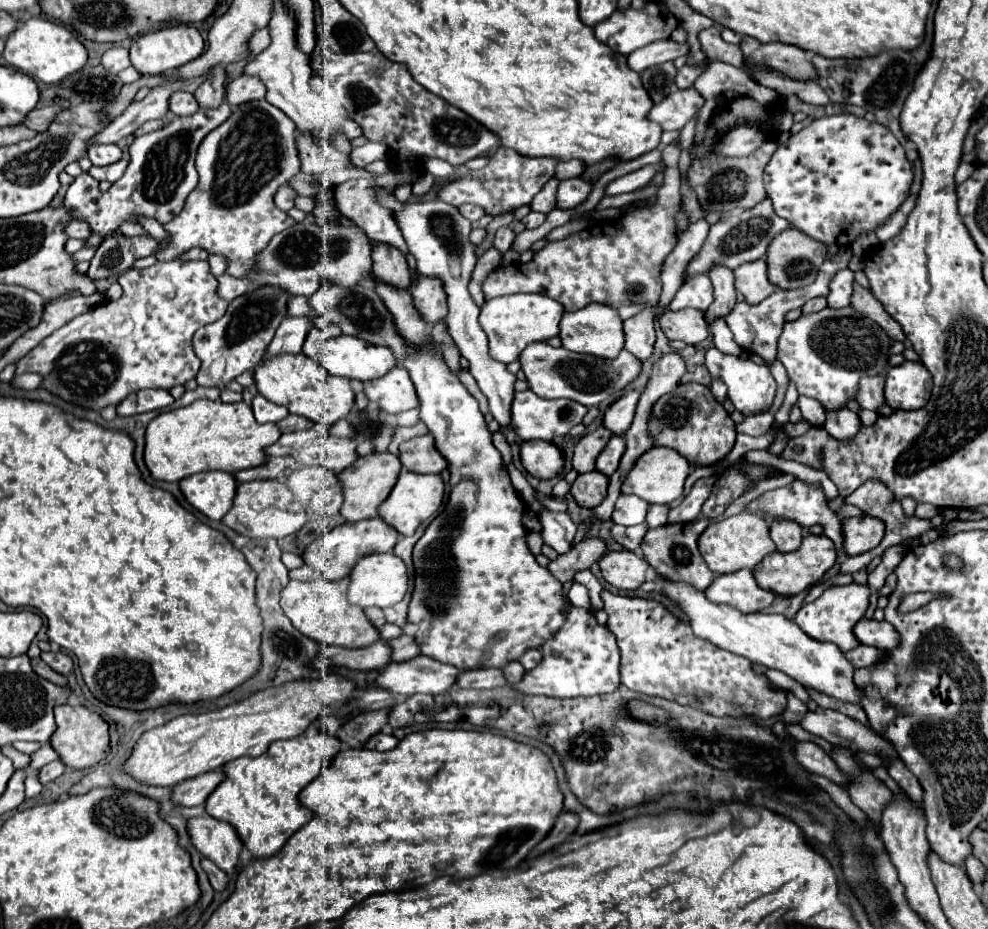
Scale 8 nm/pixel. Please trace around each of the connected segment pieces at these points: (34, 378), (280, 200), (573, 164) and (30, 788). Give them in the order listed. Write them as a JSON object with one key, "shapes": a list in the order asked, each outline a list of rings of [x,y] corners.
{"shapes":[[[[29,373],[29,375],[15,377],[13,381],[15,381],[15,385],[21,387],[21,389],[37,389],[37,387],[43,383],[41,379],[43,379],[43,377],[39,377],[39,375],[35,375],[35,373]]],[[[283,185],[283,187],[279,187],[279,191],[275,193],[275,205],[281,209],[281,211],[289,211],[289,209],[293,209],[293,201],[295,201],[295,197],[297,197],[297,193],[289,187],[289,185]]],[[[573,159],[573,161],[563,161],[563,163],[559,163],[559,171],[555,171],[555,177],[557,177],[557,179],[579,177],[579,175],[583,173],[583,169],[585,169],[583,161],[577,161],[577,159]]],[[[27,769],[27,779],[25,779],[25,793],[27,797],[35,797],[41,791],[41,783],[39,783],[39,769]]]]}

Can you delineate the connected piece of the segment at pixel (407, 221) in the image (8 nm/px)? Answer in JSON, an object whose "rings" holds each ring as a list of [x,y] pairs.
{"rings":[[[381,193],[381,203],[385,207],[391,207],[395,211],[395,219],[399,223],[399,229],[403,231],[403,237],[407,241],[409,251],[417,259],[417,269],[421,275],[439,277],[443,279],[445,291],[449,295],[449,315],[447,315],[447,327],[449,335],[453,337],[455,345],[461,349],[461,355],[469,361],[469,371],[479,383],[479,389],[489,401],[489,411],[495,417],[495,421],[501,427],[507,427],[511,423],[511,403],[513,403],[513,385],[517,377],[507,371],[507,365],[501,361],[495,361],[489,357],[489,343],[487,335],[479,325],[479,307],[471,301],[471,295],[467,291],[467,283],[471,279],[473,267],[475,267],[475,245],[469,241],[471,233],[471,221],[467,221],[457,207],[443,203],[443,201],[409,201],[399,203],[393,195]]]}

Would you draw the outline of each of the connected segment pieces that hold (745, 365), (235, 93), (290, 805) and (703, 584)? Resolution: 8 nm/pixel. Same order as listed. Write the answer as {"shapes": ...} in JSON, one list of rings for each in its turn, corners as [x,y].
{"shapes":[[[[711,347],[705,355],[705,365],[709,369],[709,373],[713,377],[721,377],[727,385],[727,395],[729,399],[733,401],[735,409],[739,409],[745,417],[747,415],[757,415],[757,413],[765,413],[769,411],[769,407],[773,405],[773,399],[775,399],[775,391],[777,391],[777,383],[769,371],[767,365],[757,365],[753,361],[743,361],[739,357],[733,357],[733,355],[725,355],[721,353],[717,347]]],[[[237,77],[233,79],[229,85],[227,85],[227,91],[225,91],[225,99],[227,103],[235,109],[243,103],[249,103],[249,101],[257,101],[257,99],[265,99],[265,93],[263,91],[263,85],[259,83],[259,79],[251,79],[251,77]]],[[[317,719],[299,737],[273,741],[259,757],[239,757],[223,765],[225,779],[207,797],[205,809],[211,817],[231,823],[253,857],[271,857],[299,827],[313,819],[313,813],[297,801],[297,795],[317,779],[323,761],[335,757],[339,749],[341,741],[329,735],[323,721]]],[[[699,517],[691,523],[667,523],[667,525],[649,529],[641,543],[645,561],[655,569],[655,573],[667,575],[667,579],[683,579],[683,581],[699,587],[699,591],[705,591],[715,579],[713,571],[707,567],[707,563],[703,561],[701,553],[697,549],[697,539],[707,529],[707,525],[709,525],[709,521],[705,517]]]]}

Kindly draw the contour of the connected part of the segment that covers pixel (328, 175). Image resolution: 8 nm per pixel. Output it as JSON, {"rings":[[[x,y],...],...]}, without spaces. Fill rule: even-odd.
{"rings":[[[305,131],[297,133],[297,151],[301,159],[301,171],[313,175],[317,183],[325,185],[339,185],[345,181],[357,179],[373,179],[365,169],[355,169],[349,163],[345,153],[337,153],[337,149],[329,143],[323,145]]]}

